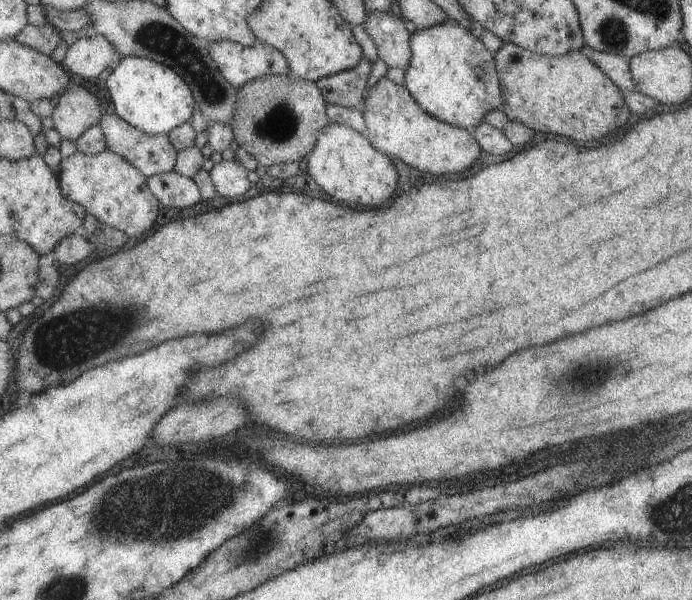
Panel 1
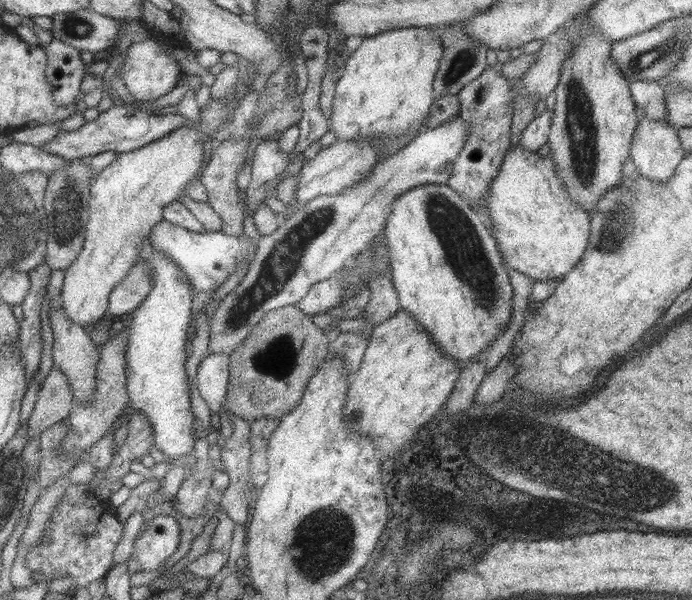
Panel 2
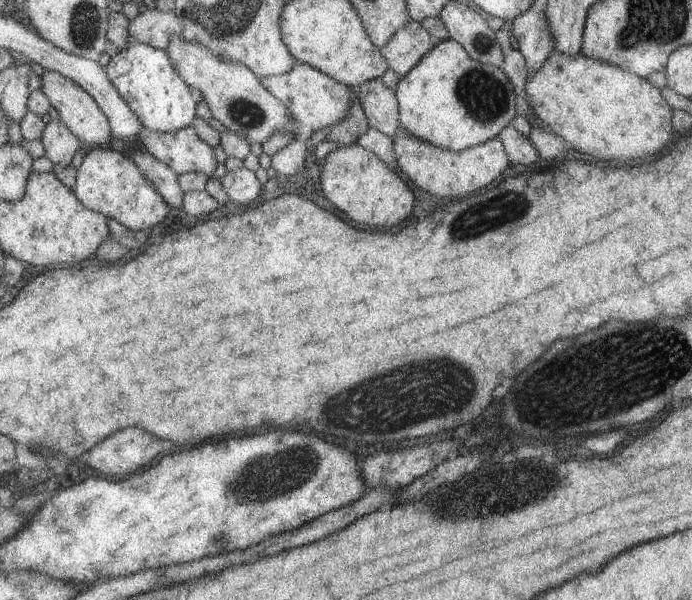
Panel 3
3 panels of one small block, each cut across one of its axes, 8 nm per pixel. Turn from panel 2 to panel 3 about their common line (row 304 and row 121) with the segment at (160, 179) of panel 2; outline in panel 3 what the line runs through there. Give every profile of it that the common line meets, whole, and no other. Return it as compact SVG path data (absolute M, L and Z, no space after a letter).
M39 71L41 78L40 90L45 94L51 106L57 111L60 122L69 130L81 144L87 143L94 147L107 147L115 145L112 133L105 114L93 98L82 90L75 82L64 78L57 72Z

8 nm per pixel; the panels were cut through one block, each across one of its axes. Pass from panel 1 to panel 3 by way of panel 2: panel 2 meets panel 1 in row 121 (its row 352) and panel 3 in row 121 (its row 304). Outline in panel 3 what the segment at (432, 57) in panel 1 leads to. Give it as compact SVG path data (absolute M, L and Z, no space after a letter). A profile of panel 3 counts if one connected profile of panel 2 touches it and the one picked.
M451 38L436 41L431 50L398 80L394 93L398 102L400 125L408 133L420 138L420 141L454 151L477 146L497 137L499 131L509 125L515 116L517 100L514 86L499 67L469 58L463 47Z

